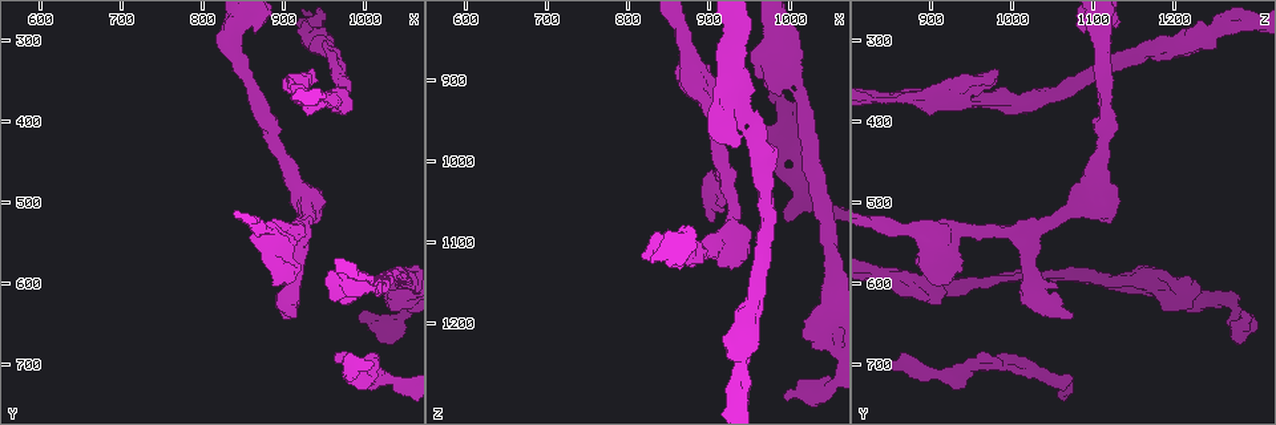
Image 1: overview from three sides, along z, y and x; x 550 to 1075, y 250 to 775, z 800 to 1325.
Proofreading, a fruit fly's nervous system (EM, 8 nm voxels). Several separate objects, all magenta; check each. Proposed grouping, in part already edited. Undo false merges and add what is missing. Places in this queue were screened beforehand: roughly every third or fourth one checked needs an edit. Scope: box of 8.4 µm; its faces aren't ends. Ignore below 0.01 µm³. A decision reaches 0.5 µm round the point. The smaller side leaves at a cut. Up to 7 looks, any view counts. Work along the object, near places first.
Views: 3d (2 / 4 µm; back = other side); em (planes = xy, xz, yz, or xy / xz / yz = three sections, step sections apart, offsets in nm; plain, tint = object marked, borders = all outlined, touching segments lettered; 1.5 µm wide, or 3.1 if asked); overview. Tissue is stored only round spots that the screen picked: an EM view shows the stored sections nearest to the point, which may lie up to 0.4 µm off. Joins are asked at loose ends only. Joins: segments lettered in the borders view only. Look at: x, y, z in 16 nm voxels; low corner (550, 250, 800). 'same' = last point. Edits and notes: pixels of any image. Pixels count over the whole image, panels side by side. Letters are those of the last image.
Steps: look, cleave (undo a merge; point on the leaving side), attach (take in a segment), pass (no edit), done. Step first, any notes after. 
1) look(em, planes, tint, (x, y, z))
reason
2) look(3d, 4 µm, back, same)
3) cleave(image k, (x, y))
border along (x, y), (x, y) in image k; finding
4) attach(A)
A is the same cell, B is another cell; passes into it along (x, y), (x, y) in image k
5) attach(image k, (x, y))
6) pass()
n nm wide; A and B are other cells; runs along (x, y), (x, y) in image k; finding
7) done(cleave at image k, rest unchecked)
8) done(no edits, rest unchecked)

look(3d, 4 µm, (905, 640, 1075))
branch stops here

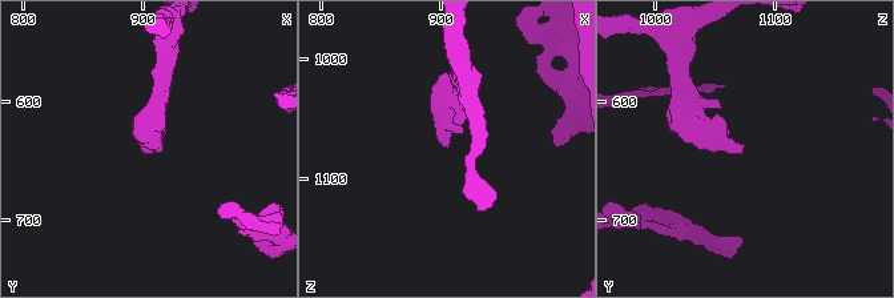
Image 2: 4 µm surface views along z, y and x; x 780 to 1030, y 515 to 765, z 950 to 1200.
look(em, xz, step 4, tint, (908, 638, 1074))
need the tissue

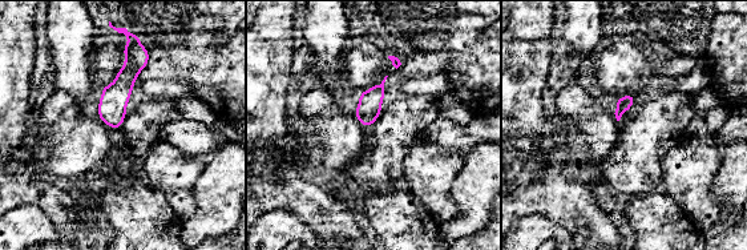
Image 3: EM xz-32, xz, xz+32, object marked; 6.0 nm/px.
look(em, planes, borders, same)
cut it another way

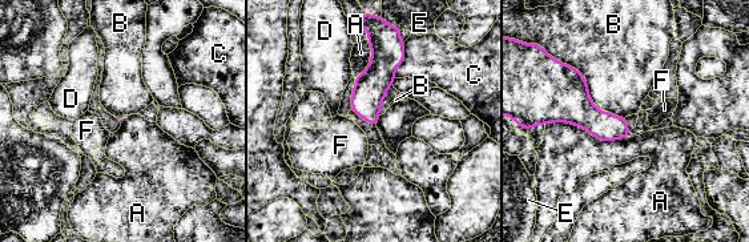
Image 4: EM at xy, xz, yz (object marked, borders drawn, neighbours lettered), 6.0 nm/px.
pass()
A, B, C, D, E and F are other cells; none of them fits

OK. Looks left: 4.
look(em, planes, borders, (990, 645, 1295))
end of a long branch

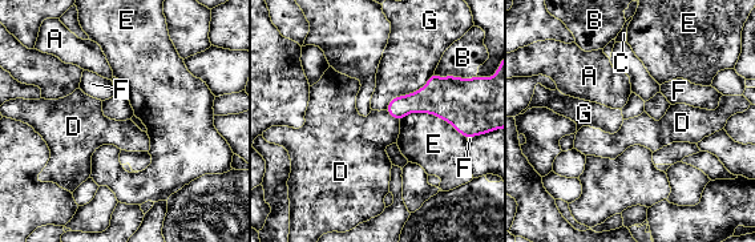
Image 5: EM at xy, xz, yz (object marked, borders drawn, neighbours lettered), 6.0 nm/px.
pass()
E touches over 420 nm; A, B, C, D, E, F and G are other cells; border along (386, 109), (399, 121) in image 5; none of them fits

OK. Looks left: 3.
look(em, xy, step 8, borders, (935, 340, 985))
an open end

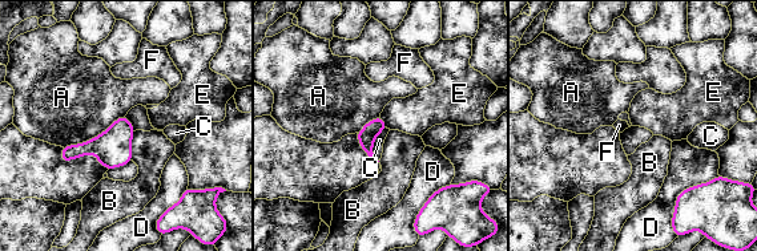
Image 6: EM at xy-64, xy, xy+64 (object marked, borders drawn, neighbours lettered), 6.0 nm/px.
look(em, planes, borders, same)

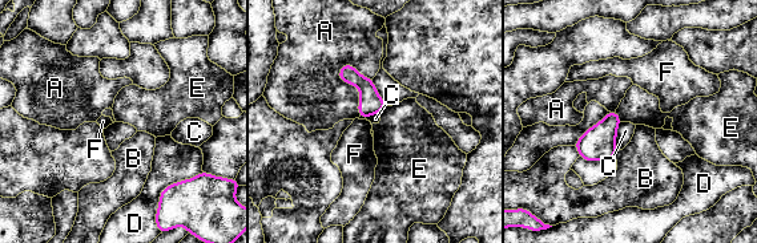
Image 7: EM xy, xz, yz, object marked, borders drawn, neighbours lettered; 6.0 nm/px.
pass()
A, B, C, D, E and F are other cells; no lettered segment goes on from it

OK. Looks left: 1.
done(no edits, rest unchecked)

